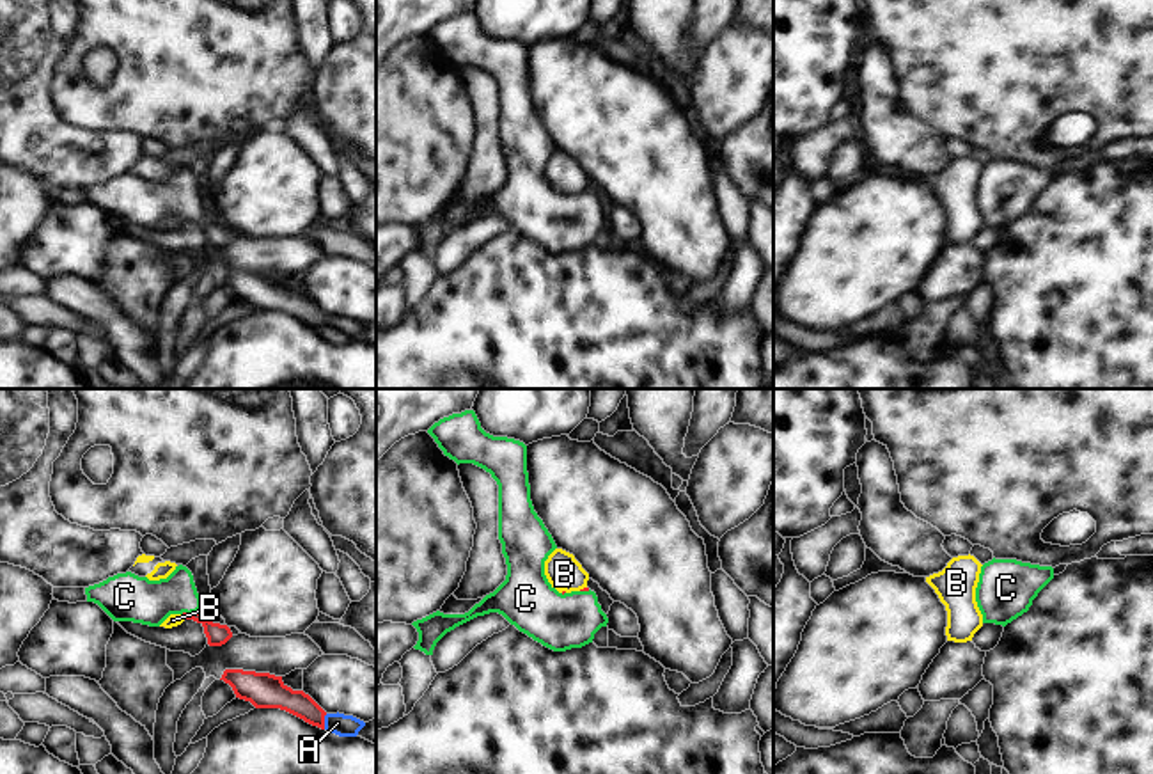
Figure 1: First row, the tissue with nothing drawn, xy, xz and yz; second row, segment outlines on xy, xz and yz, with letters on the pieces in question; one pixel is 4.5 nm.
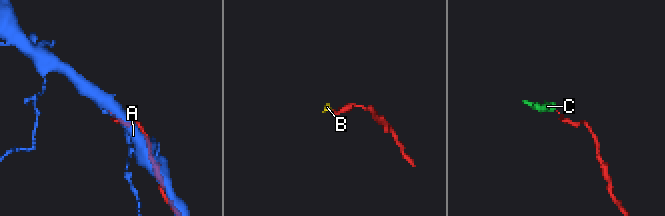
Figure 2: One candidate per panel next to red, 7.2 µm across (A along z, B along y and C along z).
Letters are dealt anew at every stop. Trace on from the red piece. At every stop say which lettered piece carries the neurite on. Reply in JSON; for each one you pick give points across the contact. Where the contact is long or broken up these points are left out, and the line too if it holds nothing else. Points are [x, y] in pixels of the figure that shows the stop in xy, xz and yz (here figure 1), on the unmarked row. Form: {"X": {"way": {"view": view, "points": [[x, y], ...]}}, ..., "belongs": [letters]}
{"C": {"way": {"view": "xy", "points": [[217, 236], [192, 215], [180, 203], [141, 203]]}}, "belongs": ["C"]}

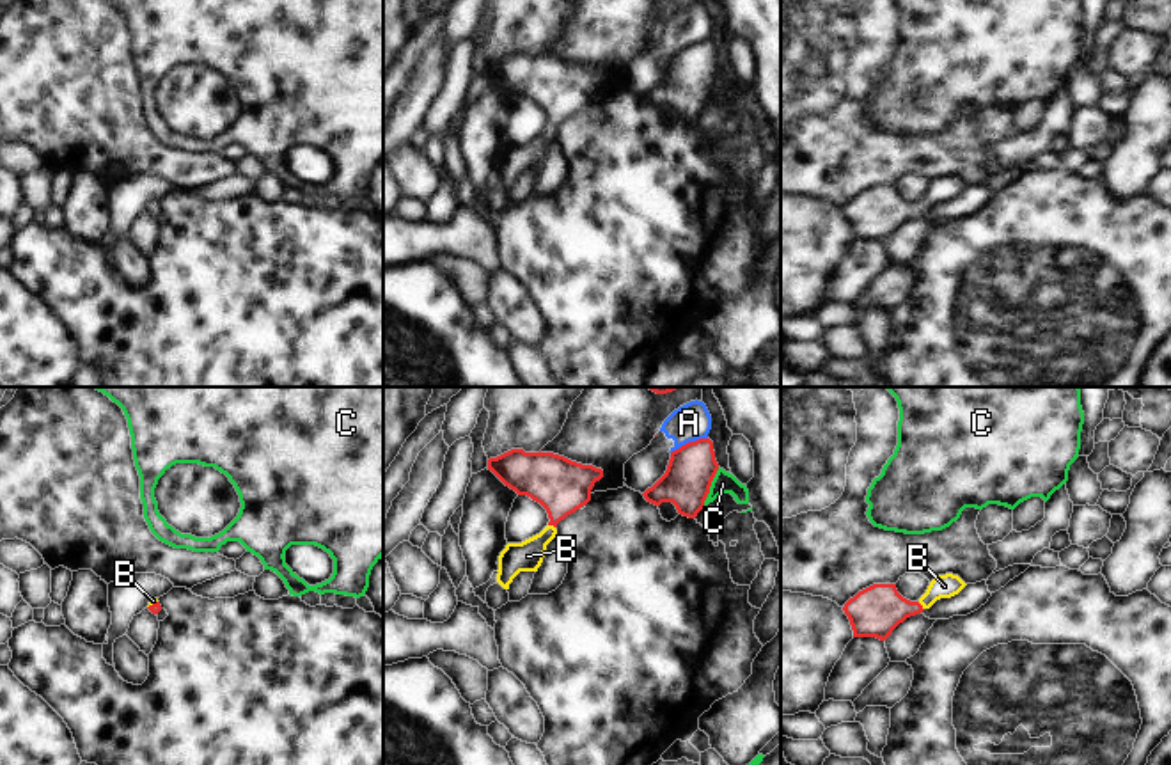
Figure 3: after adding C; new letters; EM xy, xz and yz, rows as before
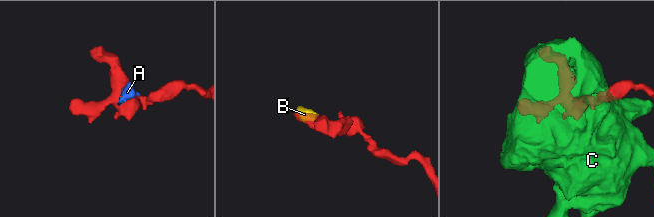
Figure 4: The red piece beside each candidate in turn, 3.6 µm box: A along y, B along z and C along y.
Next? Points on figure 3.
{"B": {"way": {"view": "yz", "points": [[875, 213], [921, 208], [944, 189]]}}, "belongs": ["B"]}

